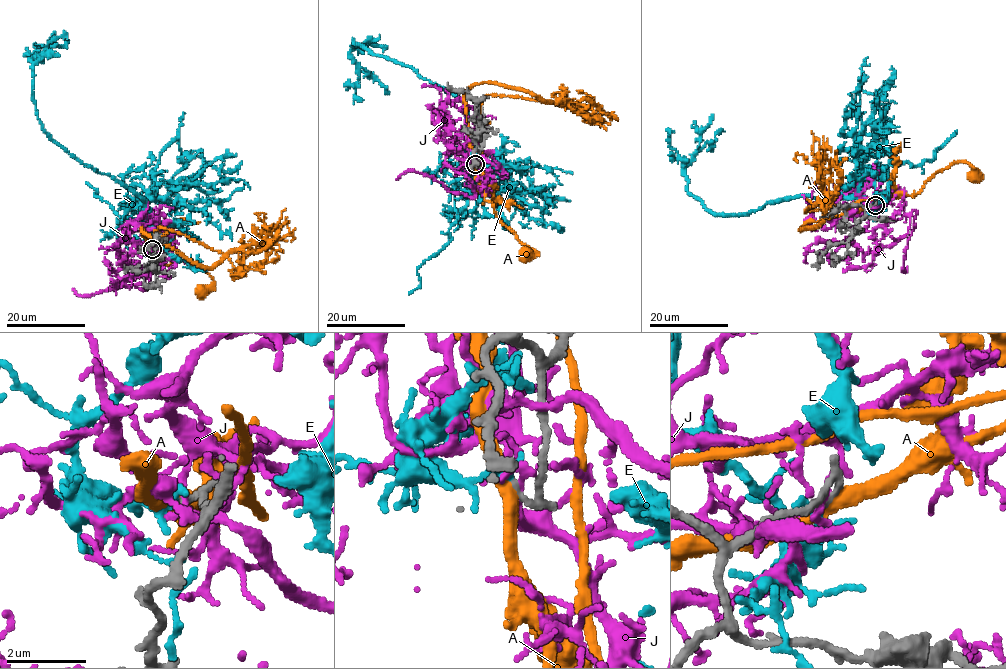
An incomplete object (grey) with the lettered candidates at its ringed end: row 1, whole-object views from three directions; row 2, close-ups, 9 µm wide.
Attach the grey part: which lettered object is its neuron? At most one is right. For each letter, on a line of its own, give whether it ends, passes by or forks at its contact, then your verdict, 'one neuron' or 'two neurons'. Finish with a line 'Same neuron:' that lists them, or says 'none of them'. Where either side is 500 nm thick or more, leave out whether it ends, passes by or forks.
A: it passes by | two neurons
E: it ends | one neuron
J: it ends | two neurons
Same neuron: E

